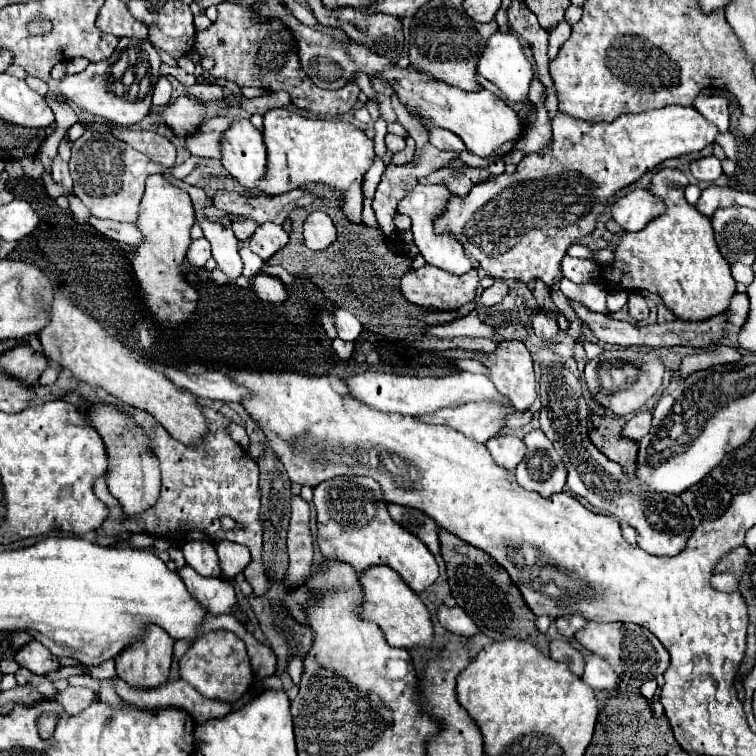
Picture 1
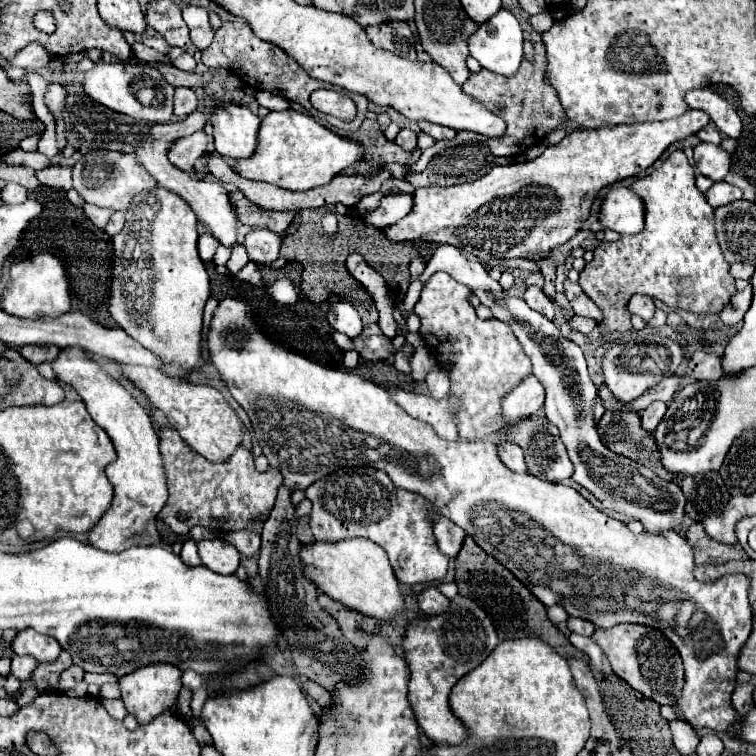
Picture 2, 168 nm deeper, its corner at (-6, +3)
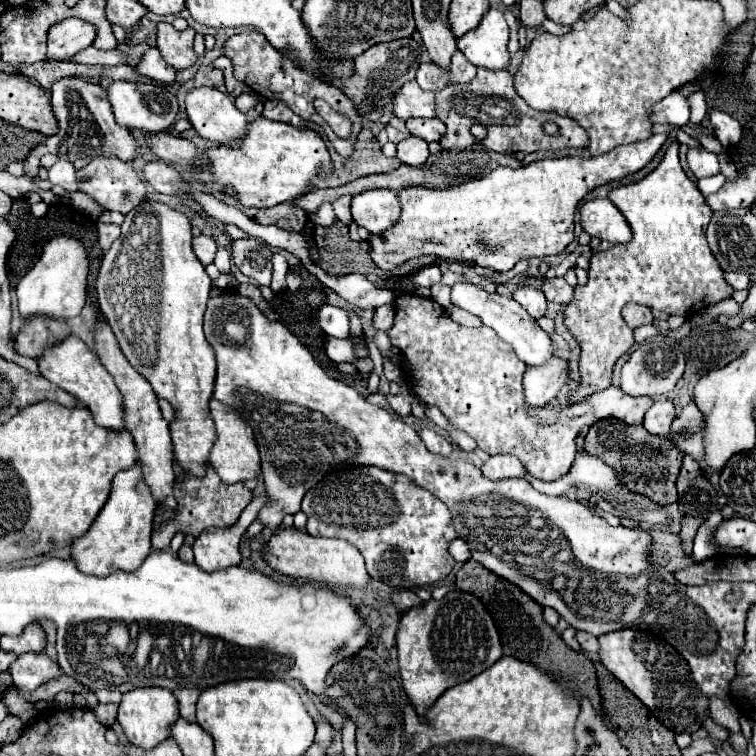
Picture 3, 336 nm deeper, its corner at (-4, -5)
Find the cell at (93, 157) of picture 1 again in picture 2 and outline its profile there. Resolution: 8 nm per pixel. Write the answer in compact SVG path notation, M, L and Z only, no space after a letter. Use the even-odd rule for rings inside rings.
M93 150L73 166L73 188L85 198L85 202L101 208L127 210L137 192L143 192L155 186L157 186L155 178L137 162L137 158L123 152Z

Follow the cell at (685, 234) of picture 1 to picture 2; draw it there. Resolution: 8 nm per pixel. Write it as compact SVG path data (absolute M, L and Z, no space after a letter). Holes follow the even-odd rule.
M683 150L671 152L659 168L655 168L649 176L635 180L629 188L637 192L637 196L643 200L645 228L639 234L621 236L617 242L601 242L593 250L593 260L579 276L579 286L603 312L601 326L605 326L605 332L627 332L633 328L627 305L629 298L637 292L659 298L675 310L687 310L695 314L719 314L719 310L735 294L735 280L729 274L729 264L723 258L715 236L713 208L705 200L703 192L699 192L699 188L695 186L695 172Z

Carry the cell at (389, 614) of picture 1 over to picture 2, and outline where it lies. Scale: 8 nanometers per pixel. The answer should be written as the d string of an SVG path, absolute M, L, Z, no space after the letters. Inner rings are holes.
M349 538L339 542L301 544L301 566L305 576L343 606L357 610L371 618L395 618L403 610L399 582L389 568L385 552L365 538Z

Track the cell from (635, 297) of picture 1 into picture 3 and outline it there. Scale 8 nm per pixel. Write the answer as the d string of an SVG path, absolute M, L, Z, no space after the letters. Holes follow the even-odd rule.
M627 304L623 308L623 318L625 318L625 322L631 328L637 328L637 326L643 326L643 324L651 324L653 322L651 310L647 306L643 306L643 304Z

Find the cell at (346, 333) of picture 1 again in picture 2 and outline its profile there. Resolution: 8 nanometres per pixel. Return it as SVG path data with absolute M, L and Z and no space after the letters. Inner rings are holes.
M337 302L329 310L327 320L337 332L347 334L349 338L357 338L361 334L361 328L363 328L357 308L353 304L349 304L349 302Z

